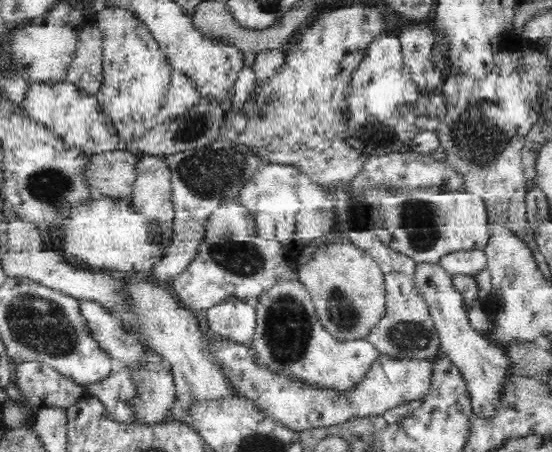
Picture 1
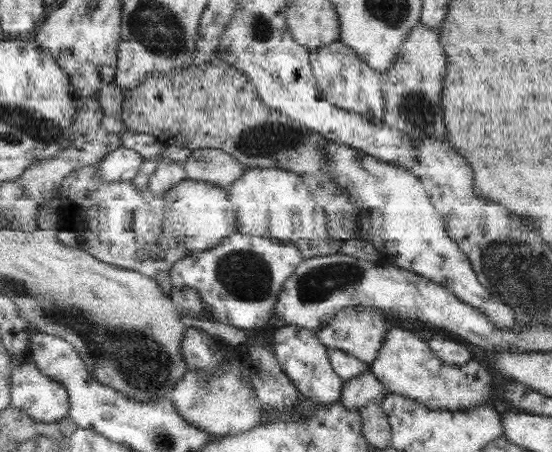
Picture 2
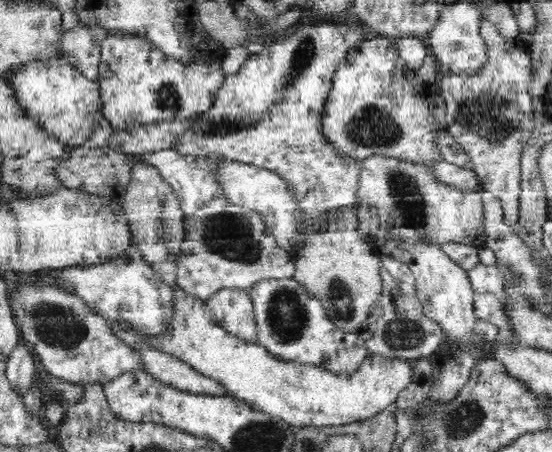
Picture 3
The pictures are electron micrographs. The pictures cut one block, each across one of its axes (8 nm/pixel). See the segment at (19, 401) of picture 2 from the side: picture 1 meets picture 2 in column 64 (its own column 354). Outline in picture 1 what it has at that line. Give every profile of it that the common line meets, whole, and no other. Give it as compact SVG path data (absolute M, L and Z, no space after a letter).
M208 330L203 336L206 353L225 376L238 397L251 400L263 413L295 431L332 427L348 420L378 416L405 402L425 396L431 381L432 363L428 359L396 359L380 355L374 360L364 378L347 391L318 388L302 377L276 372L260 364L250 346L231 341Z

